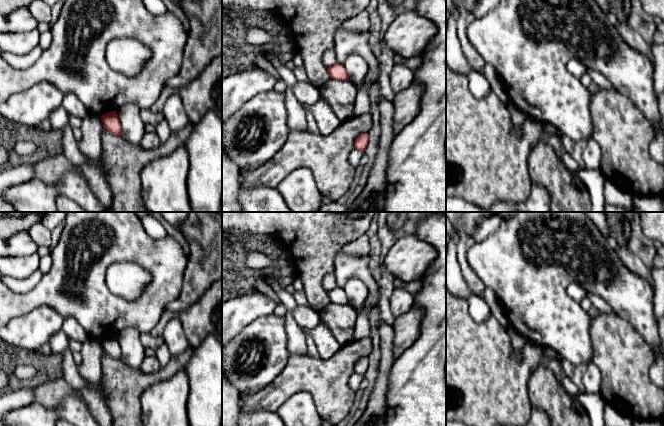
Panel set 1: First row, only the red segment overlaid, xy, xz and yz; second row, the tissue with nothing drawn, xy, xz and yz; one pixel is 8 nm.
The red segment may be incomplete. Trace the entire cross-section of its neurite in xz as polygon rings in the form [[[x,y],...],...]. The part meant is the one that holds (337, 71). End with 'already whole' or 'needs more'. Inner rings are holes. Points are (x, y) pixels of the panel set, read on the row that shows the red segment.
[[[336,63],[328,68],[330,79],[336,79],[339,81],[349,81],[348,73],[343,64]]]; already whole

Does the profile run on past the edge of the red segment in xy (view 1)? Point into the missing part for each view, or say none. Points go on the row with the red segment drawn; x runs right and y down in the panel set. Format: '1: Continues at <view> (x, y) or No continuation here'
1: No continuation here

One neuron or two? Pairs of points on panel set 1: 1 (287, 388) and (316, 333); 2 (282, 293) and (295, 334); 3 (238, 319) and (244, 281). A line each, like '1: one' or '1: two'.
1: two
2: one
3: two

